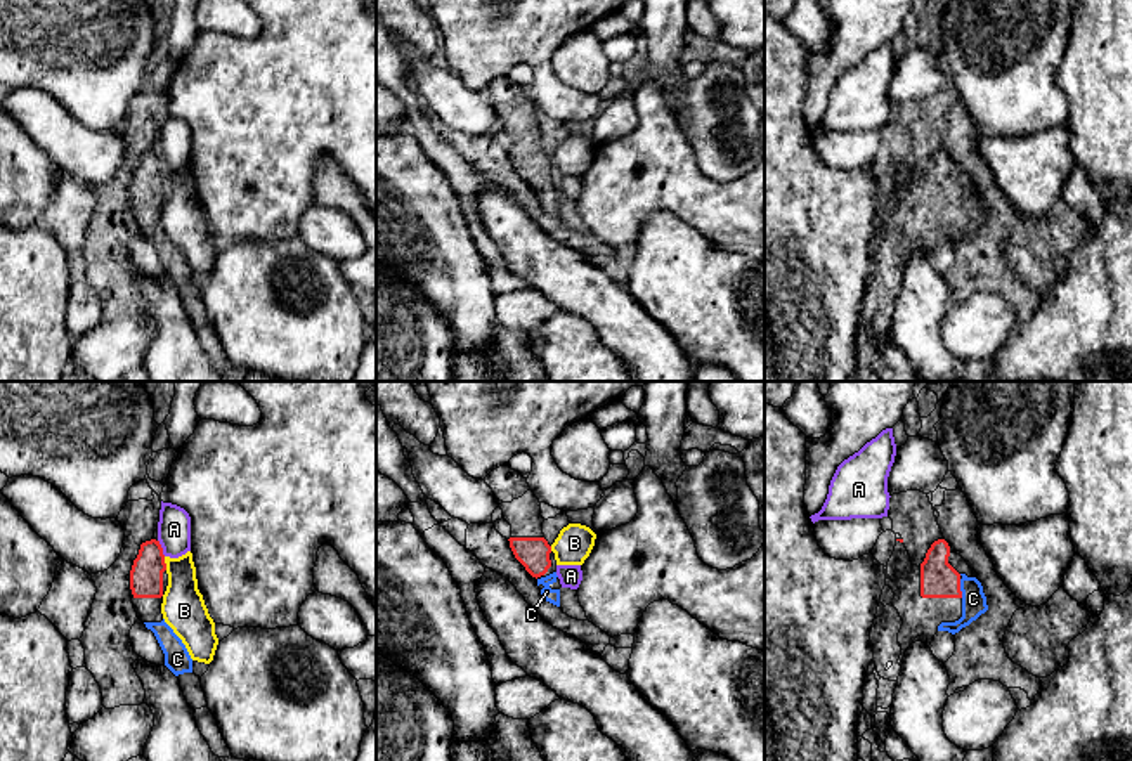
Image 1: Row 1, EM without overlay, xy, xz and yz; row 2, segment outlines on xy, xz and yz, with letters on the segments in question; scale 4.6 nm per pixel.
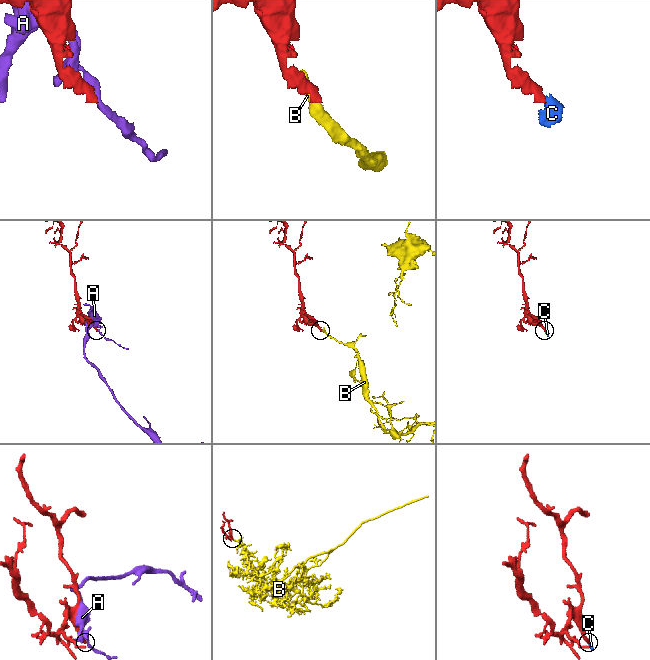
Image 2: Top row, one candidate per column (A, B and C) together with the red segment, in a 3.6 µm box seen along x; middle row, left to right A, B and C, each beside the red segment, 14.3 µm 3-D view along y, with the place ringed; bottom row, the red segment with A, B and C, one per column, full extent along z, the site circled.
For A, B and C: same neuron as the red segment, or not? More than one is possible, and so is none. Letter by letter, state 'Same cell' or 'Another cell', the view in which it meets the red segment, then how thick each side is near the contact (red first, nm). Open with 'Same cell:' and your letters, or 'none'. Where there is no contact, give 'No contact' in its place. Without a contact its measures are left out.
Same cell: C
A: Another cell. Touches red in xy. Thickness 160 nm (red) against 160 nm
B: Another cell. Touches red in xy. Thickness 160 nm (red) against 200 nm
C: Same cell. Touches red in yz. Thickness 180 nm (red) against 110 nm

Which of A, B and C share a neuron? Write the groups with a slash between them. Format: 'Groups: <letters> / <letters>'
Groups: A / B / C

